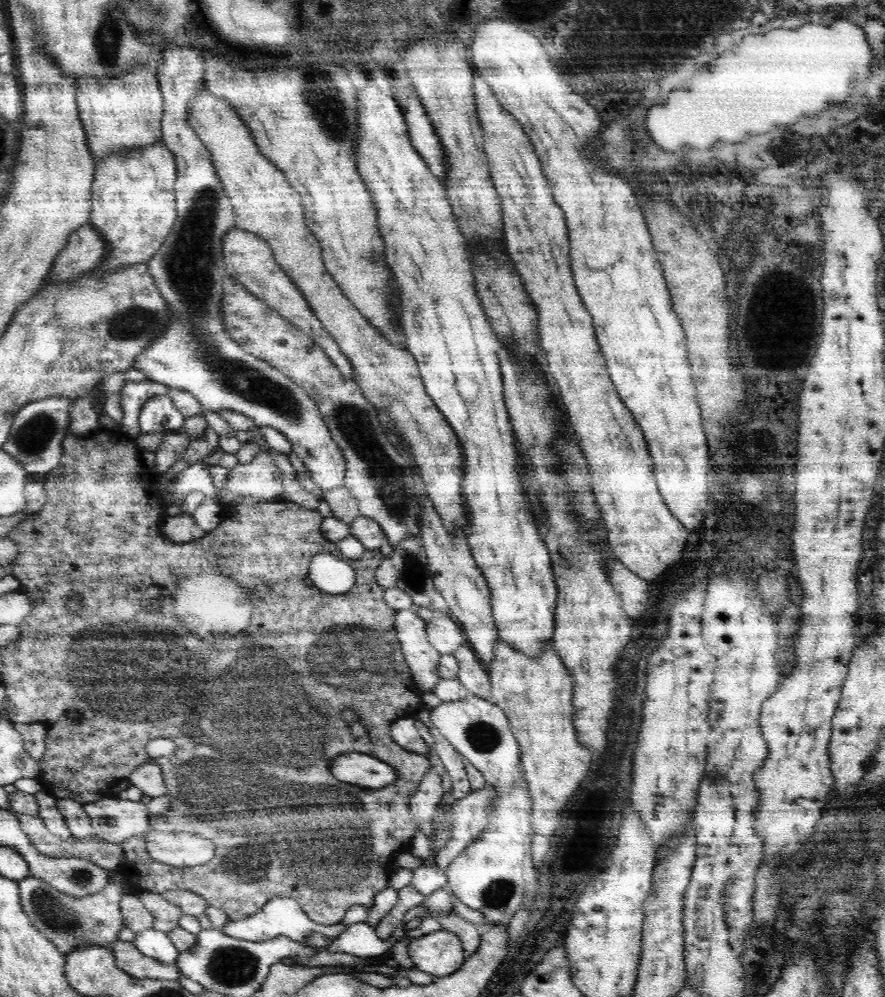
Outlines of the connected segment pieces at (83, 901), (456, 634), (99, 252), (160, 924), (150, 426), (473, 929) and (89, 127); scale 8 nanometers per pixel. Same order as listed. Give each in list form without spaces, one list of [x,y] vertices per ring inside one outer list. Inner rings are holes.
[[[116,870],[100,892],[77,899],[56,890],[42,879],[28,876],[19,882],[20,903],[26,915],[30,917],[32,925],[66,956],[76,947],[90,945],[107,947],[110,942],[117,940],[118,933],[124,926],[120,898],[126,892],[122,889],[122,884],[125,884],[124,876]]]
[[[450,614],[430,619],[426,622],[426,632],[428,641],[441,655],[452,655],[467,640],[465,632]]]
[[[90,224],[76,230],[62,249],[52,269],[44,279],[46,284],[66,284],[76,281],[81,275],[101,267],[107,255],[108,243]]]
[[[143,891],[138,897],[153,916],[154,929],[168,933],[174,928],[178,928],[179,920],[184,915],[180,907],[155,892]]]
[[[167,394],[150,395],[143,402],[139,414],[140,432],[152,434],[162,430],[184,431],[185,417]]]
[[[453,910],[443,915],[436,915],[433,920],[440,923],[442,930],[449,930],[460,938],[461,946],[467,955],[470,956],[477,952],[483,932],[478,926],[460,917]]]
[[[150,66],[130,68],[118,78],[76,79],[77,107],[91,155],[98,161],[110,152],[134,150],[161,142],[163,94]]]

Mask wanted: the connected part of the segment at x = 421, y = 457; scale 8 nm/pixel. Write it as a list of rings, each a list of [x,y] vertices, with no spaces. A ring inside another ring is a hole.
[[[207,87],[200,92],[200,94],[196,94],[194,98],[190,98],[190,114],[188,114],[188,123],[190,126],[196,131],[196,134],[200,137],[200,140],[205,144],[205,147],[208,149],[208,152],[211,156],[212,165],[214,165],[214,169],[216,169],[216,175],[218,175],[218,179],[220,179],[220,183],[222,183],[222,188],[226,191],[226,195],[230,198],[230,203],[232,203],[232,207],[235,213],[235,228],[247,231],[248,233],[256,234],[258,237],[262,238],[268,245],[270,249],[273,250],[273,257],[275,258],[275,262],[281,267],[281,270],[292,280],[292,283],[298,287],[298,290],[302,291],[304,298],[307,300],[310,308],[314,311],[314,314],[322,321],[324,325],[324,329],[328,331],[328,334],[334,338],[334,341],[338,344],[340,351],[346,355],[350,359],[350,363],[352,363],[352,369],[354,369],[354,380],[358,383],[360,390],[364,393],[364,397],[374,405],[375,410],[384,409],[386,413],[388,413],[388,417],[390,417],[390,422],[396,428],[398,434],[402,436],[406,445],[410,447],[410,454],[412,456],[413,464],[416,466],[416,474],[418,474],[418,479],[424,485],[424,492],[425,494],[432,499],[432,504],[438,512],[438,515],[442,517],[442,522],[444,527],[446,527],[446,531],[460,531],[465,532],[465,528],[467,527],[467,510],[465,510],[465,504],[463,501],[463,494],[462,494],[462,482],[464,482],[463,476],[463,460],[464,455],[454,432],[454,429],[448,424],[448,421],[444,418],[444,415],[438,410],[438,407],[434,404],[431,396],[428,396],[426,392],[422,377],[419,373],[419,368],[416,362],[416,359],[413,357],[413,354],[410,353],[407,349],[402,349],[402,347],[396,347],[394,345],[390,345],[388,343],[388,339],[384,337],[384,335],[380,334],[374,328],[367,318],[364,318],[364,315],[352,304],[352,301],[346,297],[344,291],[339,287],[339,285],[333,280],[333,277],[328,273],[328,270],[325,268],[323,259],[322,259],[322,249],[318,240],[315,238],[315,235],[308,229],[307,224],[305,222],[305,215],[303,210],[303,204],[300,199],[300,195],[296,192],[296,189],[292,188],[291,184],[286,180],[284,174],[280,172],[276,168],[276,165],[273,162],[270,162],[265,156],[260,154],[258,150],[257,144],[254,142],[253,136],[251,132],[248,130],[248,127],[243,123],[243,120],[239,117],[239,113],[234,110],[225,98],[218,98],[214,96]]]

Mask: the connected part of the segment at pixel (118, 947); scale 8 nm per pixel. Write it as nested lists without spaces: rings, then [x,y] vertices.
[[[117,941],[112,952],[116,967],[138,980],[154,978],[178,981],[181,976],[178,967],[144,956],[133,942]]]

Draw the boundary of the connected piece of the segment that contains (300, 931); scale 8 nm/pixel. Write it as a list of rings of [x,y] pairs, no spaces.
[[[276,895],[273,899],[268,900],[266,904],[256,914],[242,920],[228,920],[228,924],[220,931],[224,931],[226,935],[240,940],[249,940],[252,942],[266,942],[272,940],[276,936],[285,936],[292,940],[292,942],[300,942],[304,945],[304,940],[312,934],[321,934],[327,938],[338,938],[344,929],[352,924],[359,922],[370,922],[367,918],[371,906],[364,906],[363,904],[354,904],[352,908],[348,908],[348,912],[344,914],[342,922],[338,923],[317,923],[310,920],[310,917],[303,911],[303,908],[289,896]]]

